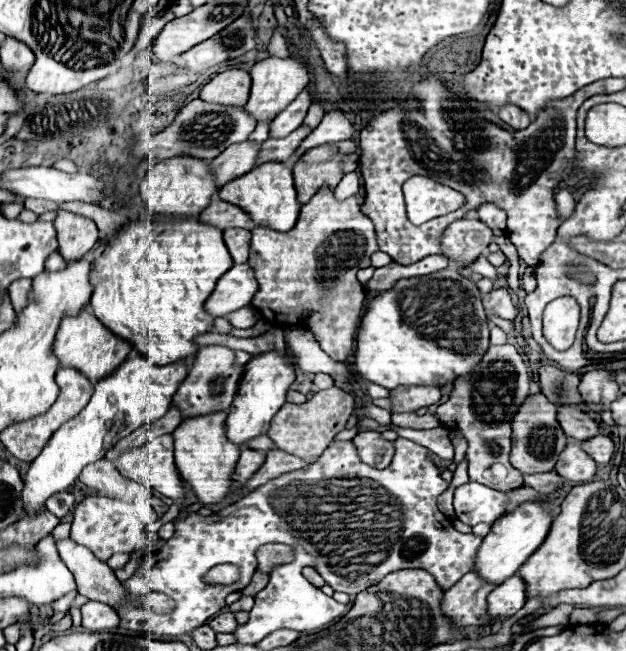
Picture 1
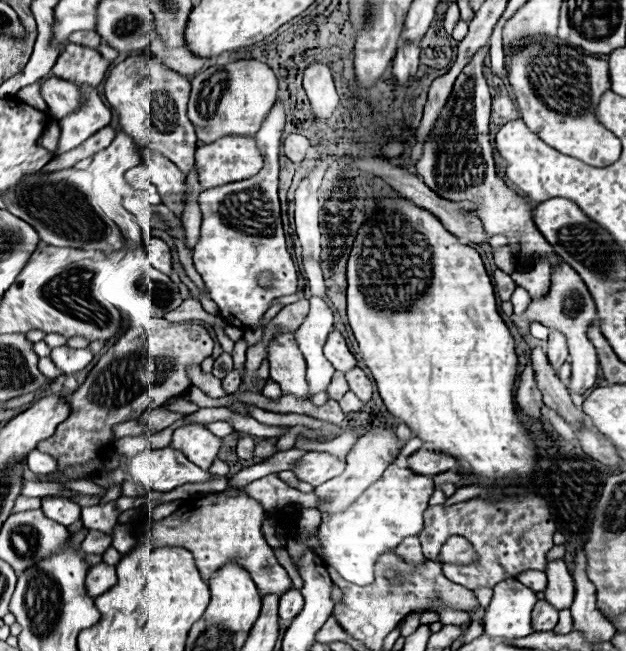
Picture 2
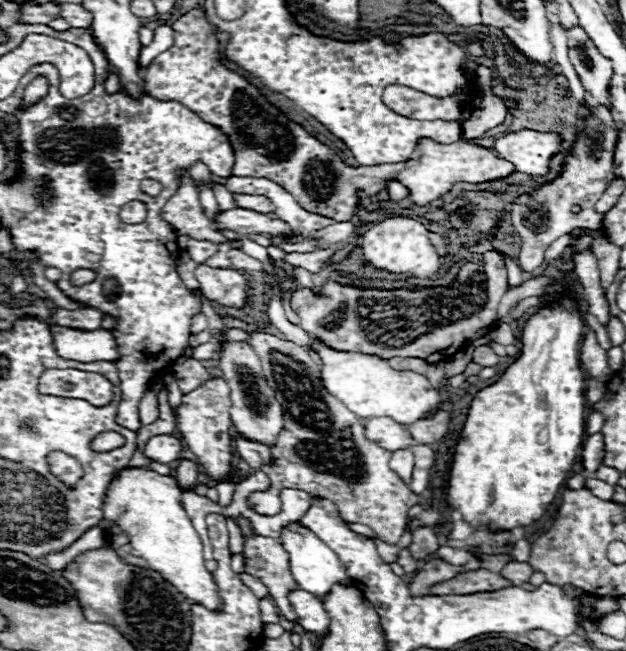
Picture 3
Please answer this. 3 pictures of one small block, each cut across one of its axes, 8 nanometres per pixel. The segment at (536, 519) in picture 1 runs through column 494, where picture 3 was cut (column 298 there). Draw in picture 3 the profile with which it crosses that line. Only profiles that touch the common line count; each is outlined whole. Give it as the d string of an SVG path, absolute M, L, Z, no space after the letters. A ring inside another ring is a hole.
M300 522L288 524L288 528L284 528L280 536L280 542L290 554L290 572L300 588L312 592L314 596L326 596L334 584L352 584L338 556L312 530L308 530Z

